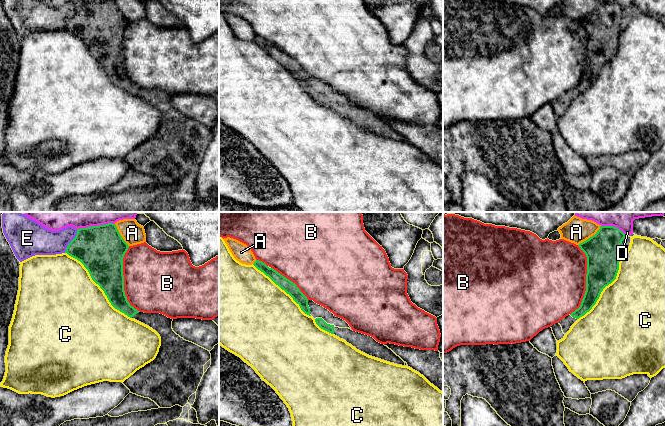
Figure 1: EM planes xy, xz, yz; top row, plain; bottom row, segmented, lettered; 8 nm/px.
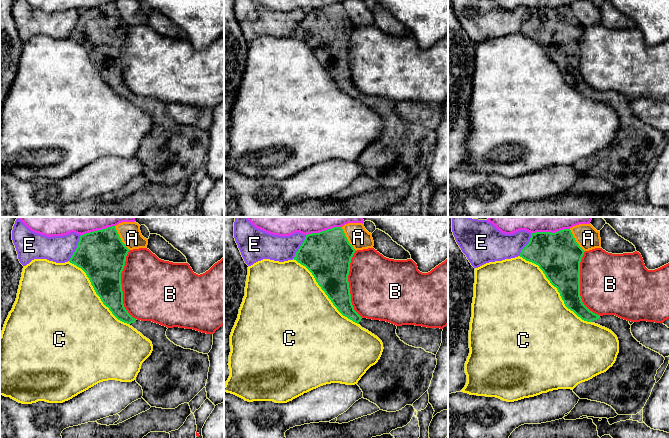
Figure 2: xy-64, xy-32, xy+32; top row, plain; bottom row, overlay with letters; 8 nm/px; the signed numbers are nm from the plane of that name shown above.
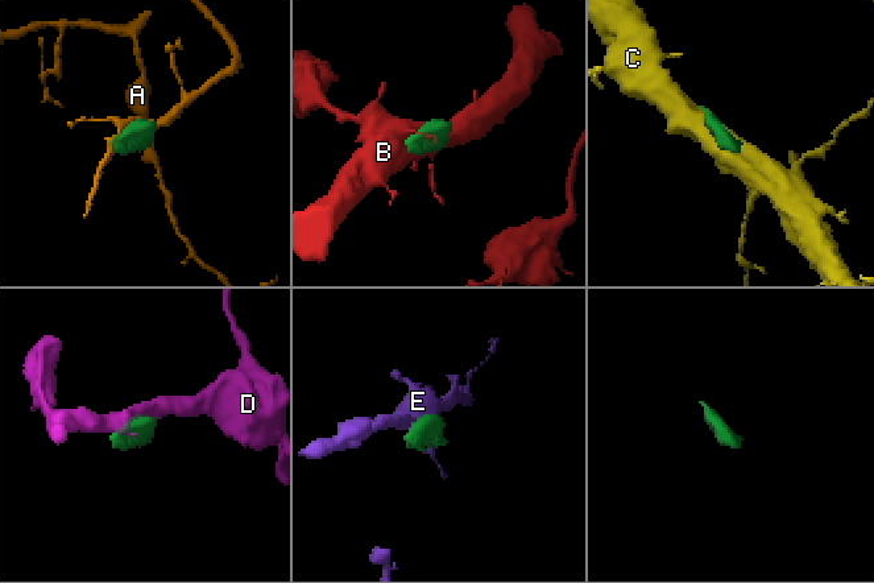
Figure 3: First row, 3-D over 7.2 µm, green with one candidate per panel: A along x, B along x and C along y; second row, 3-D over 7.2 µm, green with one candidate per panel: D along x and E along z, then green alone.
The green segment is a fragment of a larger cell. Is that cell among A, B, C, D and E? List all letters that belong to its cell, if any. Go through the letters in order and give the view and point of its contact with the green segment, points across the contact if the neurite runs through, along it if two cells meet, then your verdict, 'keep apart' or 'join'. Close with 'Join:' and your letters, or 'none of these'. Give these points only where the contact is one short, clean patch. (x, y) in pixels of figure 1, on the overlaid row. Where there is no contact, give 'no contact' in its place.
A: yz (590, 237) | keep apart
B: yz (586, 280) | keep apart
C: xy (99, 285) | keep apart
D: xy (95, 226) | keep apart
E: xy (71, 241) | keep apart
Join: none of these

